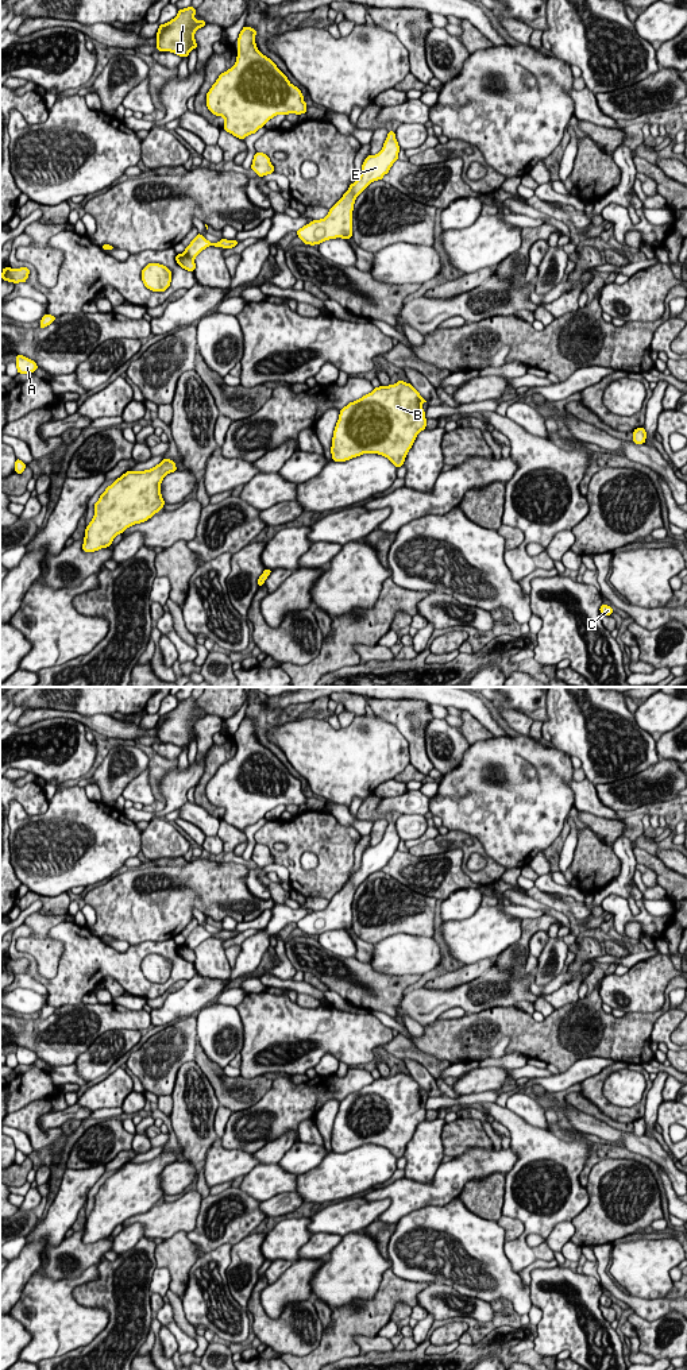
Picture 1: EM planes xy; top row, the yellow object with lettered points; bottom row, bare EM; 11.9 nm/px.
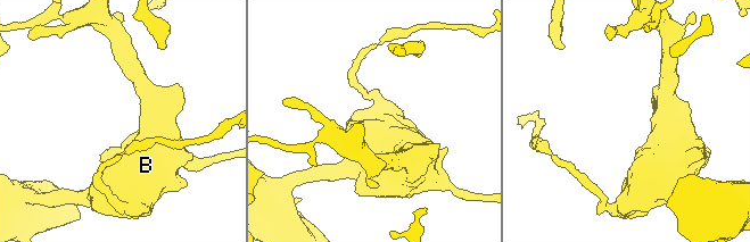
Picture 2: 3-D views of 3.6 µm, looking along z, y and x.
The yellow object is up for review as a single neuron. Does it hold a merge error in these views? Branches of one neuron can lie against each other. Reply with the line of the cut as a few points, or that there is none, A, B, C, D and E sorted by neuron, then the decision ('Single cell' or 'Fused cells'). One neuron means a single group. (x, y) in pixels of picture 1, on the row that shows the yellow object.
Split along xy (184, 253), (193, 259). Groups: A B E / C D. Fused cells

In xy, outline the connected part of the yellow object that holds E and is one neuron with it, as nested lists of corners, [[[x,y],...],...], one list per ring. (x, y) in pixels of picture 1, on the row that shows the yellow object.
[[[390,131],[382,150],[375,155],[366,157],[360,177],[350,185],[343,197],[320,220],[313,220],[297,231],[305,244],[320,244],[329,239],[352,238],[352,211],[356,197],[374,181],[382,180],[398,159],[400,146],[395,132]]]

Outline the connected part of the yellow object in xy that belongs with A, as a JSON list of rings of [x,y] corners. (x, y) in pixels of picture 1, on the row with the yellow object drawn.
[[[16,355],[16,368],[19,374],[31,374],[34,373],[36,368],[39,368],[36,366],[36,363],[23,355]]]

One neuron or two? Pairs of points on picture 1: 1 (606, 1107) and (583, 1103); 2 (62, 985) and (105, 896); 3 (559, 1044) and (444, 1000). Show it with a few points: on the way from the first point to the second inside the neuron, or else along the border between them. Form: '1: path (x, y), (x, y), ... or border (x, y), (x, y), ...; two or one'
1: border (579, 1093), (593, 1103); two
2: border (87, 927), (100, 938); two
3: border (505, 1006), (493, 1006), (466, 1014); two

